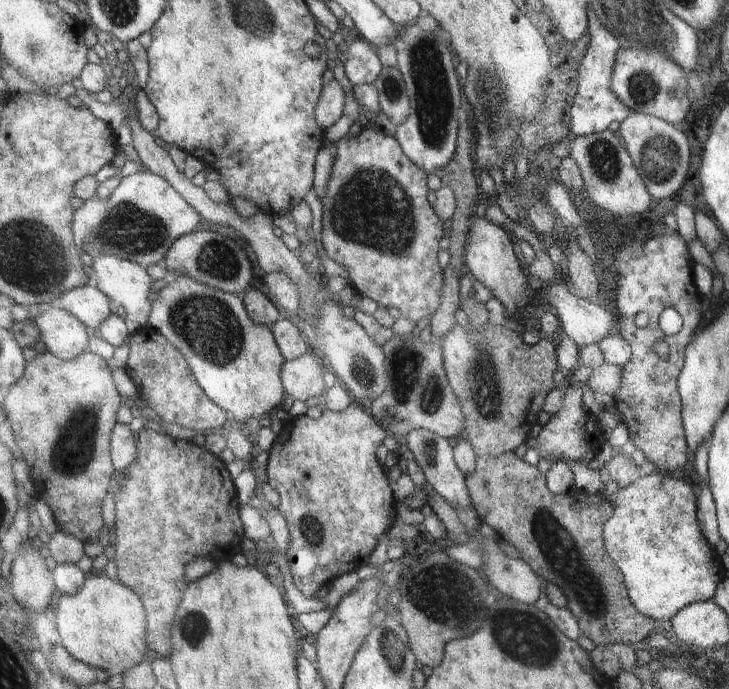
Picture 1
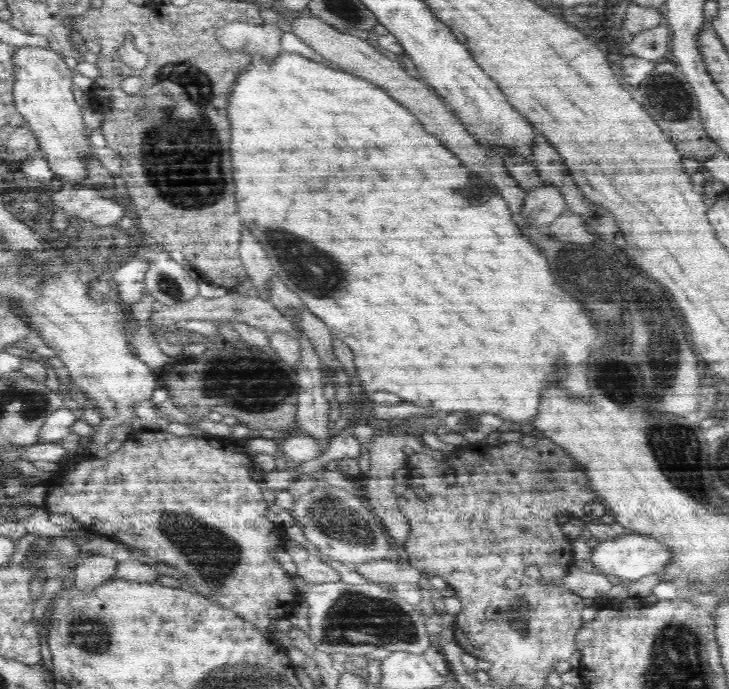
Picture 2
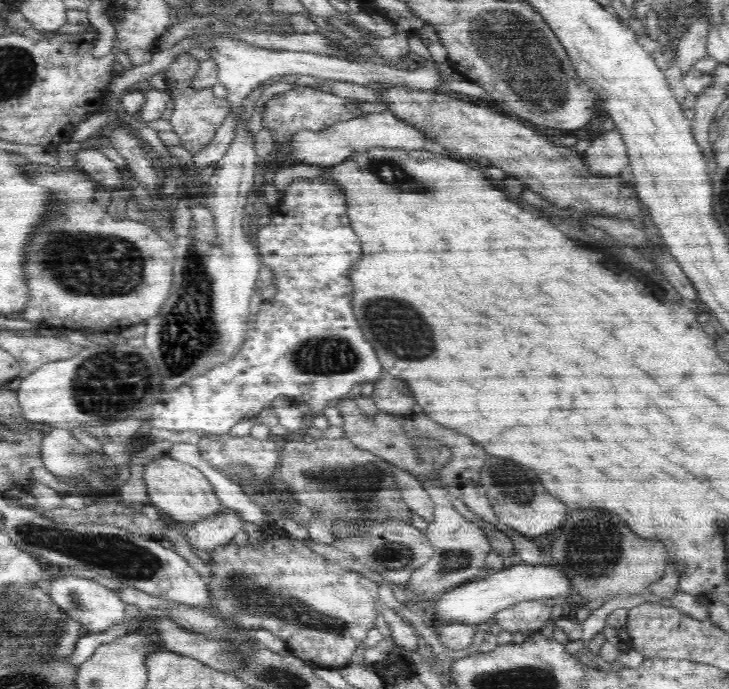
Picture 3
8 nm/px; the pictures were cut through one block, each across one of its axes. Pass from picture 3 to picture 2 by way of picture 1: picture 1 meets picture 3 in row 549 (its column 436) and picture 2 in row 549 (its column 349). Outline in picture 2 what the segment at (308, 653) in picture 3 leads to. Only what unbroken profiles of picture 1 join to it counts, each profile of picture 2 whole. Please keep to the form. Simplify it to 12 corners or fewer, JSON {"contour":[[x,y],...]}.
{"contour":[[132,432],[48,512],[264,637],[302,603],[241,446]]}

